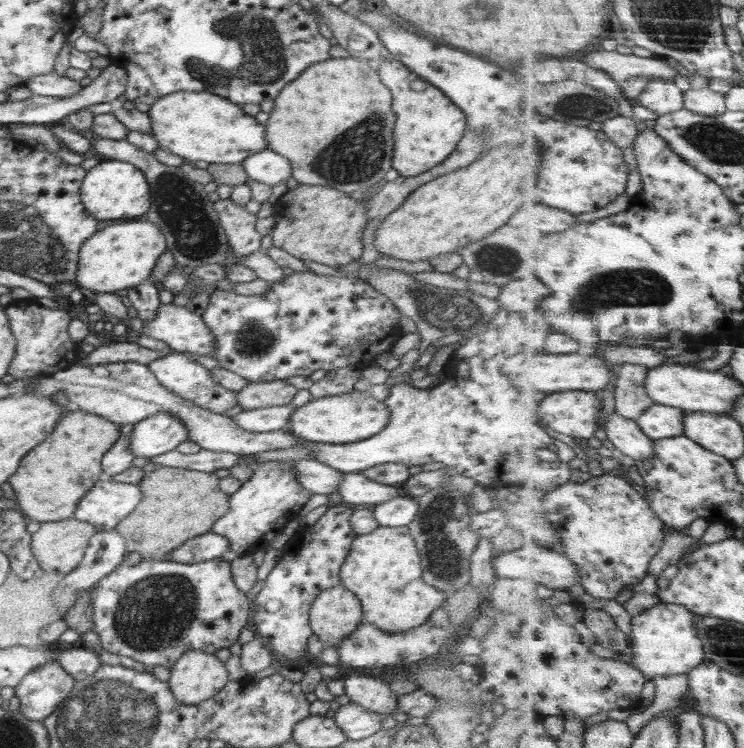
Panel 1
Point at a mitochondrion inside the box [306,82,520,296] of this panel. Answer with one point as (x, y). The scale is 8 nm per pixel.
(356, 156)

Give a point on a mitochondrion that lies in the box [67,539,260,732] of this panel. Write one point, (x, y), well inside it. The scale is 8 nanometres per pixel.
(154, 615)

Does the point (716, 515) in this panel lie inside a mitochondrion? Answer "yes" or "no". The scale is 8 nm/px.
no

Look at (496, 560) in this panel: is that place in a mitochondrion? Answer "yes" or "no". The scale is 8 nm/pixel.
no

